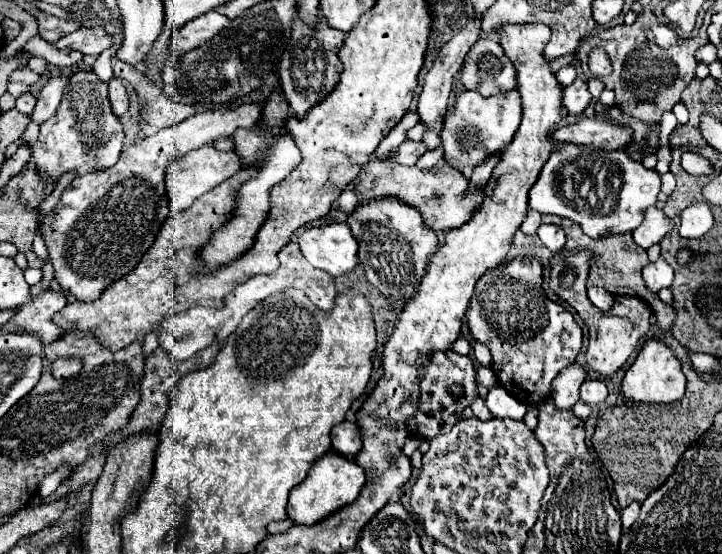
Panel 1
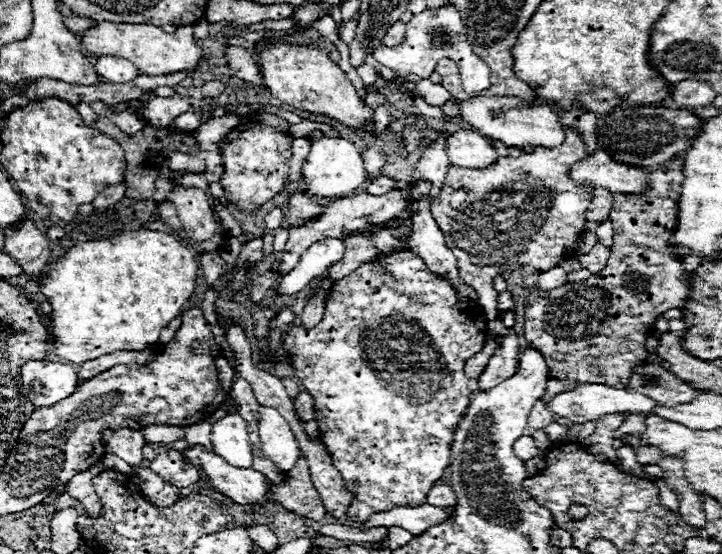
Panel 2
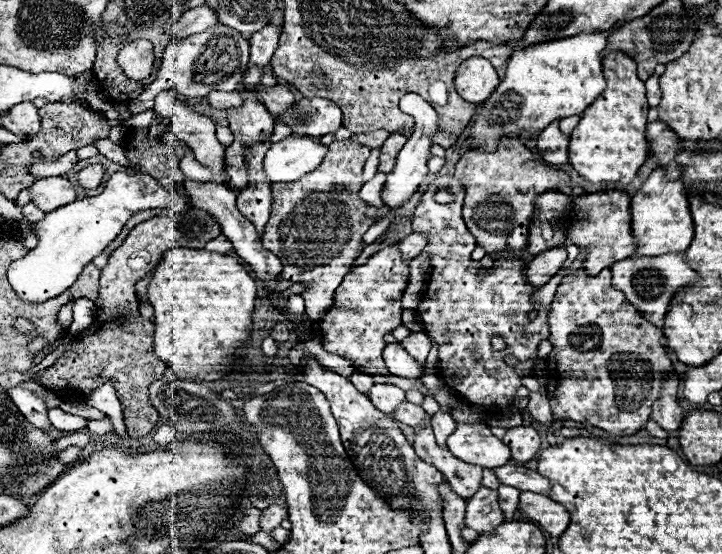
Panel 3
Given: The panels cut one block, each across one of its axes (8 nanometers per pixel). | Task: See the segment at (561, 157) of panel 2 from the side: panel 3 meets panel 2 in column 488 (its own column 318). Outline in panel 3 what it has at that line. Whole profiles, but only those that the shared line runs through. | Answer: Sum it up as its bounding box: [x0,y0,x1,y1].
[262,140,374,320]

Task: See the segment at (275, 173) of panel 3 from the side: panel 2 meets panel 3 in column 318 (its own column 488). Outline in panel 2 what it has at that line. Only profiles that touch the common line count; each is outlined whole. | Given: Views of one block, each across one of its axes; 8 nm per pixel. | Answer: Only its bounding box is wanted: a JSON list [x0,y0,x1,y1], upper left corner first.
[446,130,498,168]

